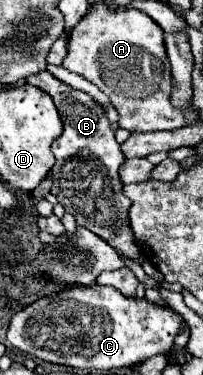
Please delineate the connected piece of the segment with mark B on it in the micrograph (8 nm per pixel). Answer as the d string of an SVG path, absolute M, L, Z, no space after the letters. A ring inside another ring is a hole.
M47 70L41 74L33 74L33 78L27 78L27 82L45 90L53 98L63 122L63 134L51 146L55 154L55 166L51 168L51 192L57 196L59 204L63 204L65 210L77 218L79 226L101 236L111 246L119 248L127 258L139 260L141 252L133 238L133 232L129 230L129 200L125 198L125 194L121 194L123 184L117 174L125 156L115 140L111 122L107 120L103 106L89 94L57 80Z

